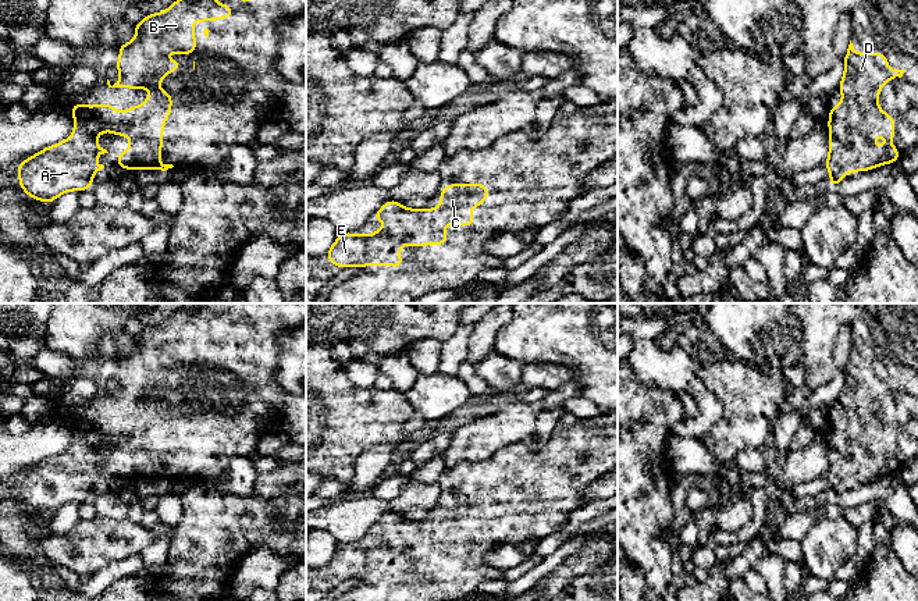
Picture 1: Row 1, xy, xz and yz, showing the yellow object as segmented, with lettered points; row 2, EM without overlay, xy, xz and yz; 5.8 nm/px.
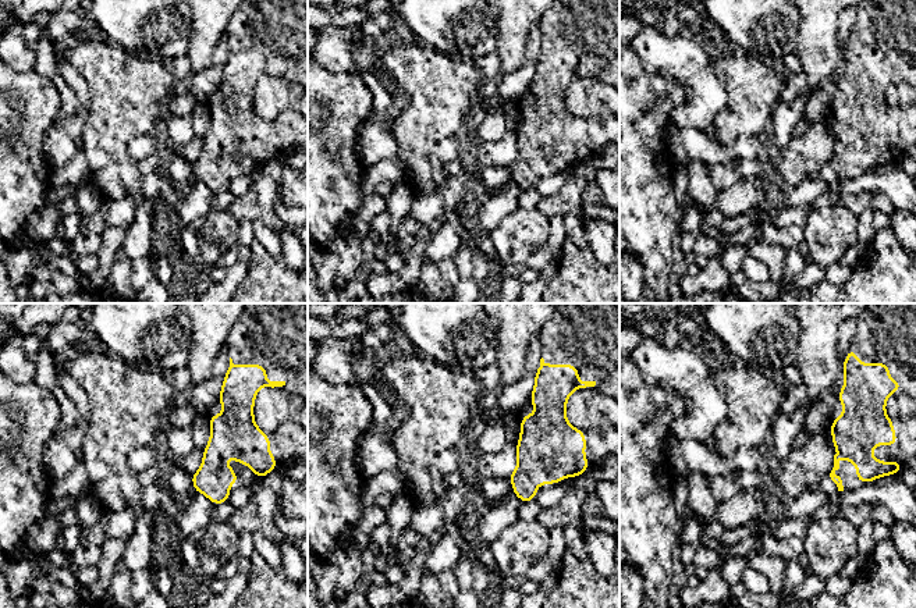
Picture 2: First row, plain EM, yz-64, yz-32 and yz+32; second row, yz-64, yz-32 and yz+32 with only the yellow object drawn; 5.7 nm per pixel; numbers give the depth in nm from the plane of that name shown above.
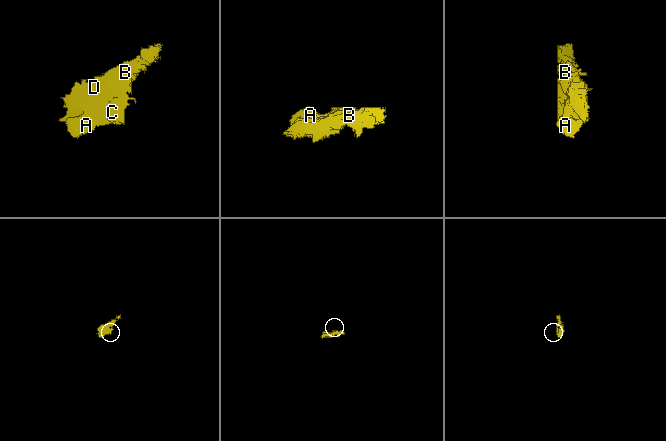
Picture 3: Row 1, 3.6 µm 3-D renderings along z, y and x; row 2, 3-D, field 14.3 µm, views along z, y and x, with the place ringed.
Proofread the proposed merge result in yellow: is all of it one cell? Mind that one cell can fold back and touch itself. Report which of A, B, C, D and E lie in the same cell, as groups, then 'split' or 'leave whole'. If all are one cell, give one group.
groups A B C D E; leave whole

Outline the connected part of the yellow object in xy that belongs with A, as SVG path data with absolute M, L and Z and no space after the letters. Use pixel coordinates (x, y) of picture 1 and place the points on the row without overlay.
M196 303L195 306L177 310L171 319L161 324L147 326L139 335L132 337L136 342L136 348L127 356L118 356L120 370L115 374L115 378L120 384L118 394L113 398L107 391L108 399L131 399L131 401L152 401L153 405L145 410L142 417L131 417L127 423L115 423L113 415L97 415L90 419L83 415L75 415L70 424L75 431L72 447L65 452L47 458L36 466L25 470L21 476L17 477L17 486L19 490L21 501L31 509L40 512L43 515L51 515L58 508L68 502L86 502L93 497L93 486L104 480L103 476L96 476L95 470L100 466L108 465L106 460L100 459L95 451L106 444L111 442L114 449L118 447L125 447L132 456L121 463L117 469L114 477L122 479L125 481L161 481L166 483L172 480L172 476L163 476L159 470L160 463L163 462L163 447L166 430L172 426L172 417L170 416L174 412L172 405L167 405L159 399L159 394L164 391L171 383L178 384L181 381L181 373L168 373L166 370L168 363L175 363L178 366L193 366L196 364L196 348L193 346L193 332L217 332L220 330L231 331L234 328L232 319L230 316L211 314L220 303Z

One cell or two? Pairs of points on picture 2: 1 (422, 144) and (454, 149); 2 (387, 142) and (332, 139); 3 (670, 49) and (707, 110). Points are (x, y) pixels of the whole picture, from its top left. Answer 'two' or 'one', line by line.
1: two
2: two
3: one

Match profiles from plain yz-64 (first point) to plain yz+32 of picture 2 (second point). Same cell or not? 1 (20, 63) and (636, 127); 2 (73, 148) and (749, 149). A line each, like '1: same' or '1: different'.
1: different
2: same

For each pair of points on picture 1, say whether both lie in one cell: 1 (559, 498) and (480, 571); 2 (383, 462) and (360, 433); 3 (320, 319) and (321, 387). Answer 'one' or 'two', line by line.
1: one
2: two
3: two

